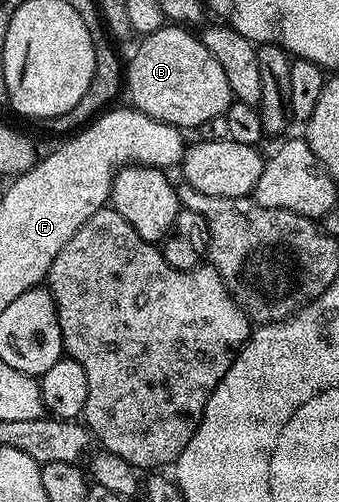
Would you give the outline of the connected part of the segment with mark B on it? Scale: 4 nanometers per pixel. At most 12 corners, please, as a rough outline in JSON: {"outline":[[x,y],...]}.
{"outline":[[189,27],[141,37],[129,103],[183,130],[224,116],[228,77]]}

